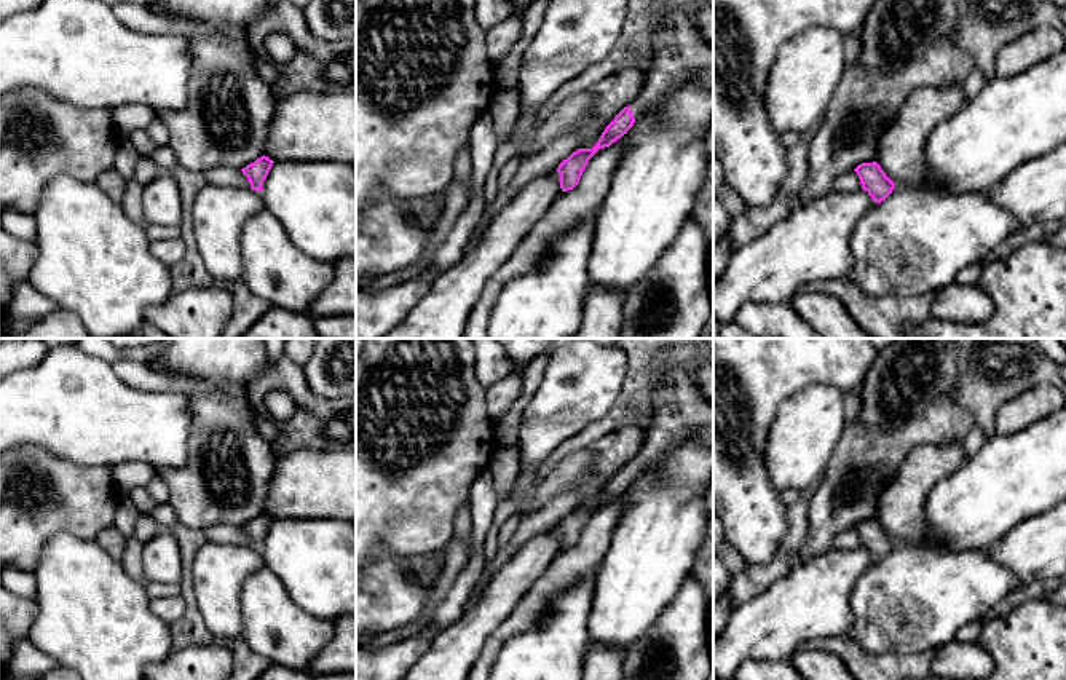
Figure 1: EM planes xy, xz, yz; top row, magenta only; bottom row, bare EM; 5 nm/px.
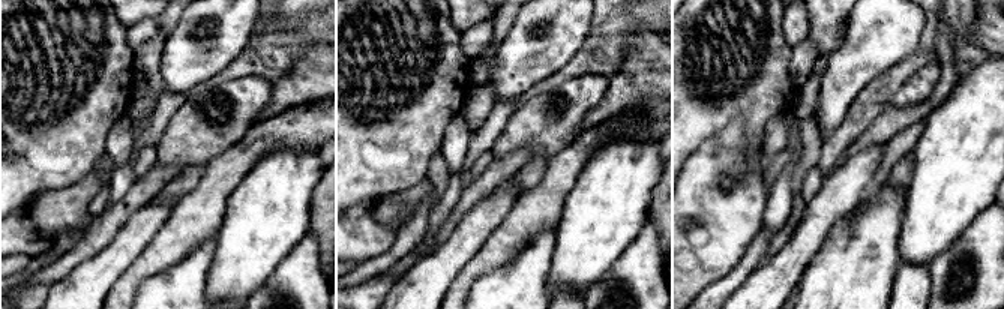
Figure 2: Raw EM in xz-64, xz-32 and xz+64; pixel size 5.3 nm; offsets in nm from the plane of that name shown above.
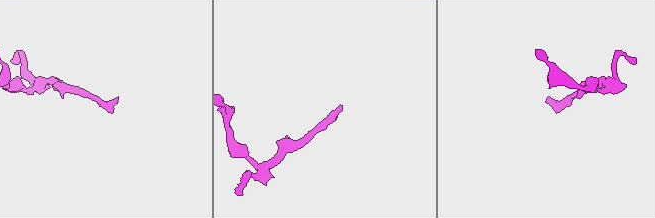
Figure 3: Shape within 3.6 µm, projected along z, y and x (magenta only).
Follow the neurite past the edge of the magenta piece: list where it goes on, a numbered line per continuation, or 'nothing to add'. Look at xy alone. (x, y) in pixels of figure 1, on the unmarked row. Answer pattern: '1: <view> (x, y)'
nothing to add

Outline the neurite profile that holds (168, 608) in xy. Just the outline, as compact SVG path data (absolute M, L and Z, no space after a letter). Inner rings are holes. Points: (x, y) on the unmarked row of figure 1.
M180 594L174 597L156 597L150 599L150 610L166 624L172 624L184 615L185 602Z

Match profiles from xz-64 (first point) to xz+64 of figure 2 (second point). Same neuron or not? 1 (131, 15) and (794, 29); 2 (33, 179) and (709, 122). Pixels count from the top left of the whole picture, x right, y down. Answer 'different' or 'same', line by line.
1: same
2: same

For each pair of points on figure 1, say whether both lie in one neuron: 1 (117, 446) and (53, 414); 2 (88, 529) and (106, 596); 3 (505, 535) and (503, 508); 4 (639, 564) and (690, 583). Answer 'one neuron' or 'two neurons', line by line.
1: one neuron
2: two neurons
3: two neurons
4: two neurons

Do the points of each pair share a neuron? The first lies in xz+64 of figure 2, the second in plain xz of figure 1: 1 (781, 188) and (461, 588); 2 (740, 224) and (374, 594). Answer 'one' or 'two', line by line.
1: two
2: one

